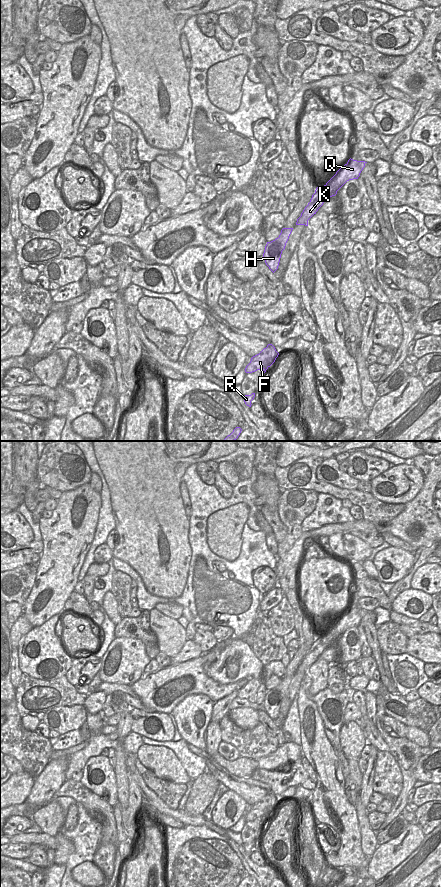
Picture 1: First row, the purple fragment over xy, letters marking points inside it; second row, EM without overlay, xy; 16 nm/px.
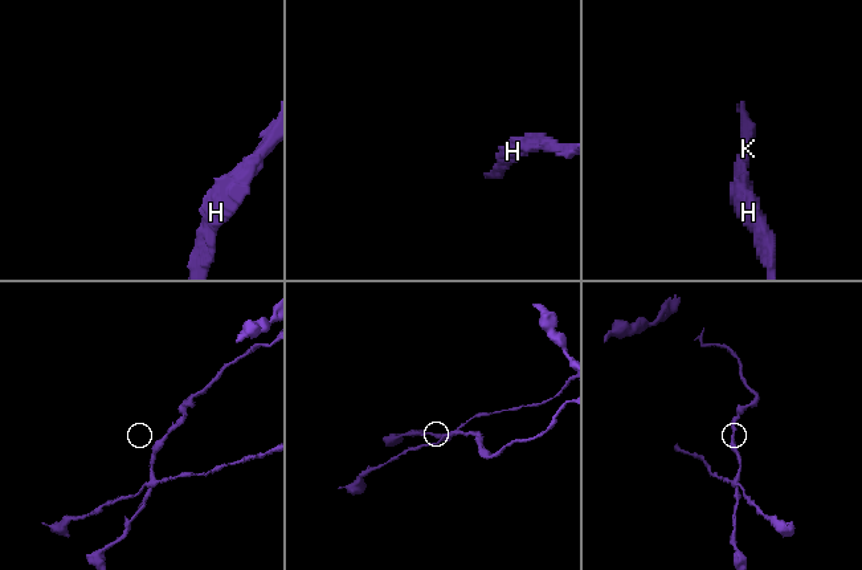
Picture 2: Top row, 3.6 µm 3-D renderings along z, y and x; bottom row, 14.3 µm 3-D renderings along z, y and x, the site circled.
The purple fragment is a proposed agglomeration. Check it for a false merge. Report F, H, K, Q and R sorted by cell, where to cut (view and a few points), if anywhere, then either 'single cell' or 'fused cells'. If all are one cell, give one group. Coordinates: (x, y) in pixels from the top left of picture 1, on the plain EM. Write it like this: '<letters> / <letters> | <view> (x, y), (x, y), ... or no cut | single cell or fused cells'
F / H K Q R | xy (259, 801), (266, 804), (272, 811) | fused cells

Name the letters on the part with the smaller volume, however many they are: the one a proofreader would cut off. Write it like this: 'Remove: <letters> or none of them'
Remove: F

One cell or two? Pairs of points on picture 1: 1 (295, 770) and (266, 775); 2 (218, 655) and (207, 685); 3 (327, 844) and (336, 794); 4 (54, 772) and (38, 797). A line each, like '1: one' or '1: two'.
1: one
2: two
3: two
4: one

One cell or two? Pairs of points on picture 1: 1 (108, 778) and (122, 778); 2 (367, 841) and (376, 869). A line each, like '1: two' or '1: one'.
1: two
2: two

